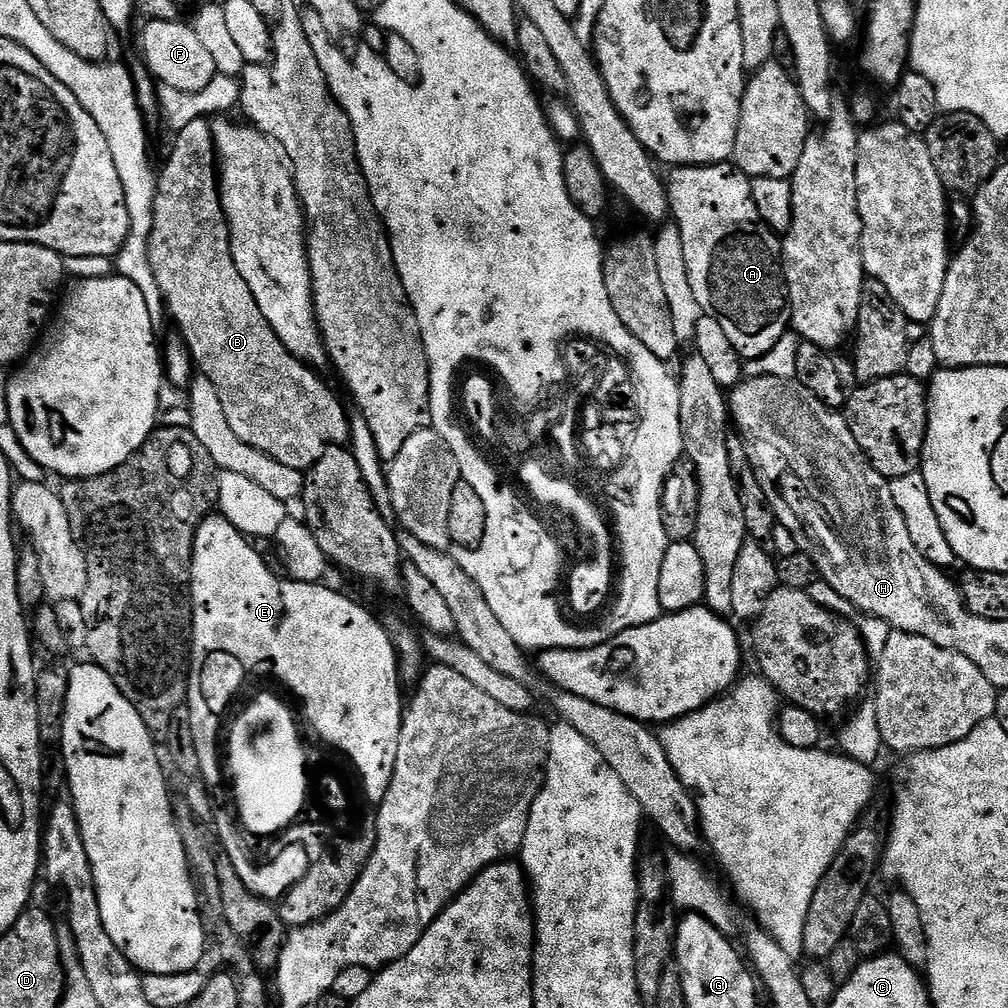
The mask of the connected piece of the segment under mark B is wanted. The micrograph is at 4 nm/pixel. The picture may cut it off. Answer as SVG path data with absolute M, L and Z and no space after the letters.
M205 117L194 119L180 128L176 135L170 156L158 172L152 233L148 238L149 262L161 288L167 315L171 322L176 323L179 339L187 346L199 375L214 382L214 390L218 390L230 430L234 430L246 446L254 446L254 450L270 454L270 458L282 462L282 466L294 466L294 470L304 472L322 458L326 449L349 443L349 413L344 413L343 402L320 377L321 373L291 356L286 346L282 346L278 334L274 334L266 318L262 318L262 310L258 310L258 302L254 302L250 286L246 286L242 274L238 274L238 266L234 266L234 254L230 250L232 236L220 205L211 123Z

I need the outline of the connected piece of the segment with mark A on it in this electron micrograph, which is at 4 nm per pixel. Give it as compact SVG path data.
M731 163L680 166L673 172L676 173L666 180L668 207L671 219L682 234L686 270L690 270L694 298L698 298L701 313L714 318L714 322L722 326L741 358L745 361L757 360L772 349L778 338L782 338L790 328L781 237L760 221L752 197L752 180Z

